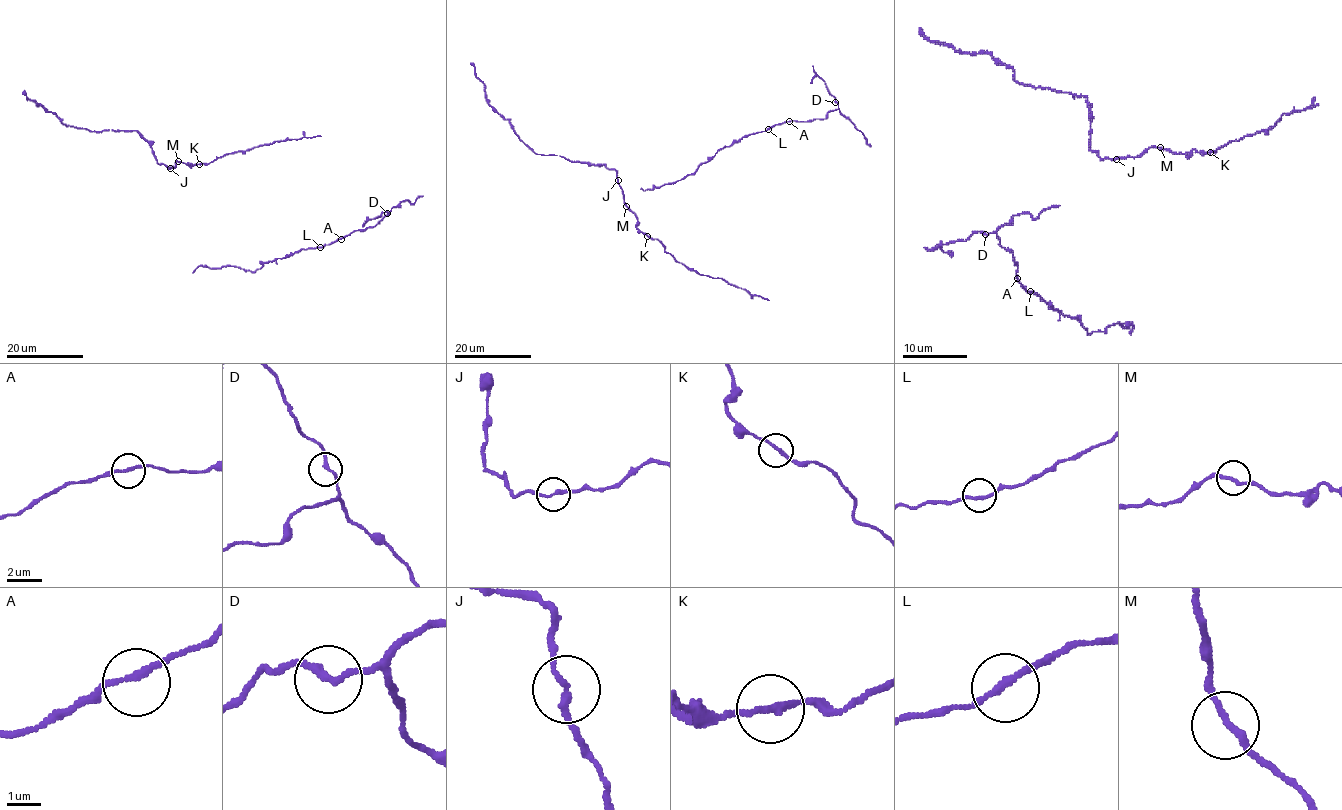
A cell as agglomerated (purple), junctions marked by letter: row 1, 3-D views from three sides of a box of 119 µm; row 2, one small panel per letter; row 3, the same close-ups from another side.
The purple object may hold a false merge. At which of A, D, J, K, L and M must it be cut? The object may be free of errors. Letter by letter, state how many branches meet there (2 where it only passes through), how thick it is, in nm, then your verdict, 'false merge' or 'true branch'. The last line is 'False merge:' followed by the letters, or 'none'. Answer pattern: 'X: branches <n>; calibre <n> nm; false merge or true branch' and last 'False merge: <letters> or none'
A: branches 2; calibre 180 nm; true branch
D: branches 2; calibre 180 nm; true branch
J: branches 2; calibre 180 nm; true branch
K: branches 2; calibre 180 nm; true branch
L: branches 2; calibre 180 nm; true branch
M: branches 2; calibre 190 nm; true branch
False merge: none

